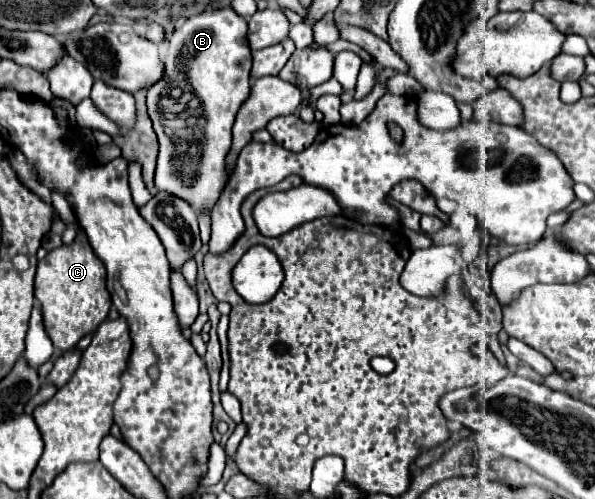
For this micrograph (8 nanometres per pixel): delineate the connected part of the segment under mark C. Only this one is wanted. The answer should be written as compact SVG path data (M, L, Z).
M77 230L71 246L59 246L39 260L35 276L35 300L41 306L45 330L53 346L61 352L75 348L85 334L95 332L97 326L107 318L111 296L105 288L105 266L93 254L83 230Z

